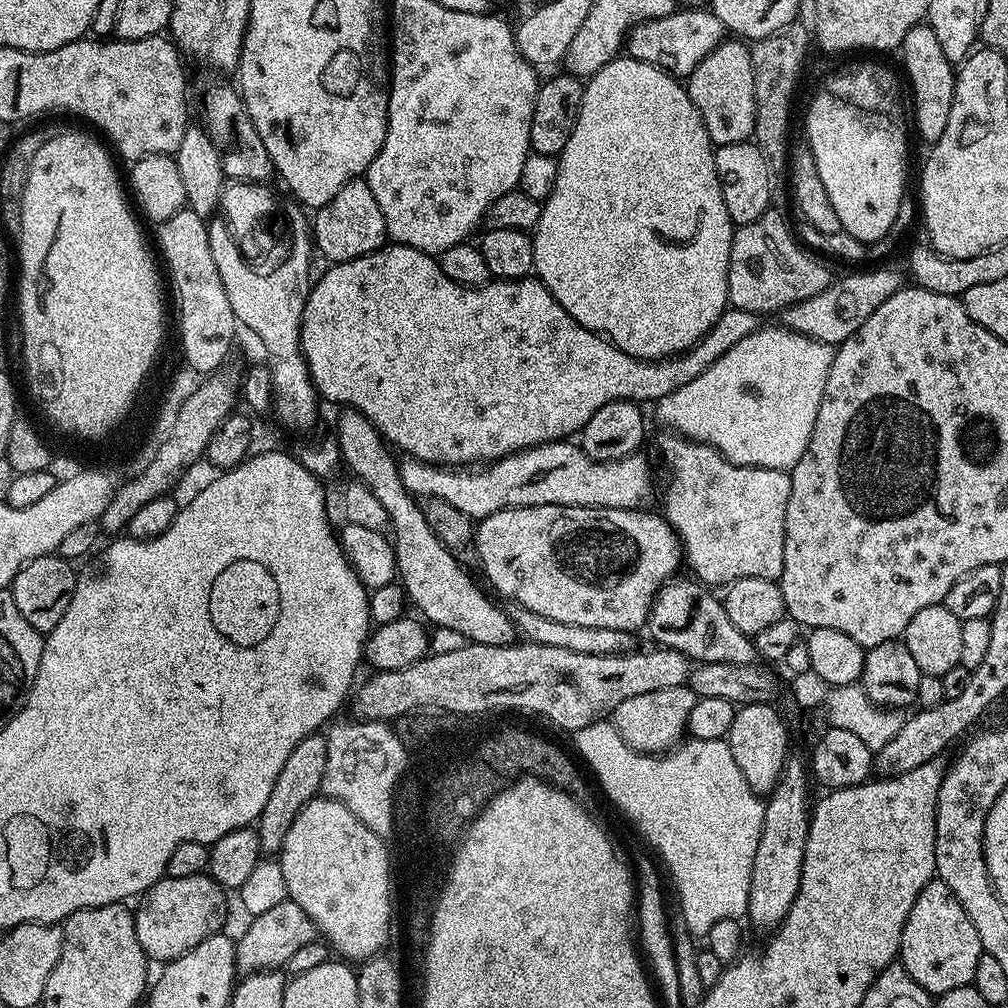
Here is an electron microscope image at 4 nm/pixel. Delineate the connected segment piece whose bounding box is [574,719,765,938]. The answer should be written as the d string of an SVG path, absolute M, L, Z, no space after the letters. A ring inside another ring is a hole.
M607 719L575 729L574 736L575 755L592 767L601 790L616 803L618 811L632 819L633 826L668 867L680 899L678 907L692 935L707 937L710 928L722 919L739 921L748 910L750 874L754 870L754 853L758 851L758 838L764 825L765 801L750 790L746 778L742 778L742 770L738 770L738 762L734 762L734 754L730 754L727 739L689 739L663 755L636 752L618 734L616 725Z

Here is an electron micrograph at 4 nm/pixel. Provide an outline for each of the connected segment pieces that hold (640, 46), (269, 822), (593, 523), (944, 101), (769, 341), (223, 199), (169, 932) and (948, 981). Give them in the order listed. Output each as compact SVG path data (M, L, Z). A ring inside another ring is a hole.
M707 7L688 8L671 12L668 16L644 20L631 29L626 41L626 52L629 57L660 68L670 76L686 78L726 38L722 22Z
M320 734L302 738L302 742L294 746L294 751L290 753L290 758L286 758L286 763L283 764L282 771L274 782L274 790L270 790L270 799L266 801L266 806L262 806L262 814L258 821L261 853L279 853L286 833L290 831L290 826L294 826L294 818L298 818L302 806L316 799L321 791L326 756L327 739Z
M526 506L525 508L507 508L498 510L475 525L474 551L480 559L484 576L508 599L508 602L520 604L526 610L534 610L534 614L543 614L546 618L554 618L554 622L570 622L570 626L598 626L606 630L626 630L635 633L636 628L643 629L648 622L648 611L656 597L656 591L677 575L682 568L682 545L679 536L663 515L656 516L652 510L635 508L575 508L574 506Z
M927 22L916 24L908 31L902 45L903 52L904 68L902 67L902 72L910 89L915 135L920 135L922 139L928 140L927 142L934 142L938 138L942 138L942 130L946 130L946 121L950 119L950 106L954 102L957 69L946 58L942 46L938 43L938 34L934 34L934 30Z
M757 327L755 332L742 338L738 346L726 350L726 354L722 354L722 358L718 358L710 370L694 378L694 382L686 382L686 386L666 394L666 398L656 400L656 416L668 427L665 429L685 436L687 440L709 444L732 464L791 470L798 458L806 454L836 348L798 332L791 332L789 328L775 327Z
M247 180L228 182L220 195L219 215L229 228L238 250L248 264L257 270L268 270L281 259L280 240L276 237L276 215L281 215L282 208L276 205L272 192L264 184L249 184Z
M201 874L190 878L174 878L165 875L164 879L144 893L139 901L140 909L135 909L134 912L136 917L135 940L142 946L144 955L152 962L176 960L194 946L198 946L198 942L217 935L223 929L220 927L228 920L228 900L224 896L227 896L225 888L217 880L212 879L211 875Z
M934 878L918 894L910 918L906 918L906 926L902 930L899 963L904 969L933 997L939 998L950 990L958 990L971 985L974 970L978 967L981 954L978 930L974 930L974 922L962 910L962 902L940 879Z

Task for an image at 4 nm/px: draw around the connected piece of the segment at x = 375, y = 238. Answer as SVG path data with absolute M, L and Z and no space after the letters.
M357 178L346 182L330 202L315 209L311 221L311 234L314 248L332 264L341 264L354 258L362 258L366 254L376 252L384 247L388 240L386 222L382 218L382 210L374 199L367 179Z

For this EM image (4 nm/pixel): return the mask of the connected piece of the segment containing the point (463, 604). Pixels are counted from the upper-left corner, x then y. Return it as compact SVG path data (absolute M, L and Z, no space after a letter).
M345 407L344 412L336 420L336 433L334 439L340 448L340 459L343 467L353 472L355 479L365 484L370 490L374 490L374 498L382 502L390 523L392 543L394 545L395 562L399 581L403 584L411 605L420 610L419 615L425 620L446 628L471 643L482 645L504 645L513 643L516 638L516 629L509 618L507 611L500 608L494 601L490 600L460 568L456 560L457 555L449 550L439 539L433 528L429 525L426 513L418 506L417 497L406 490L406 486L400 477L400 465L397 457L392 457L393 449L389 447L383 436L380 435L370 420L355 408Z

